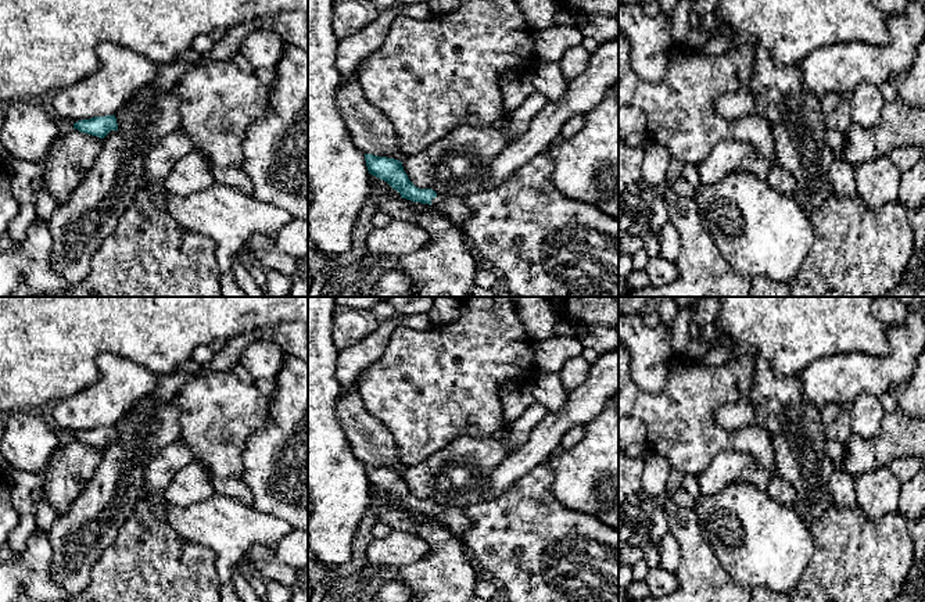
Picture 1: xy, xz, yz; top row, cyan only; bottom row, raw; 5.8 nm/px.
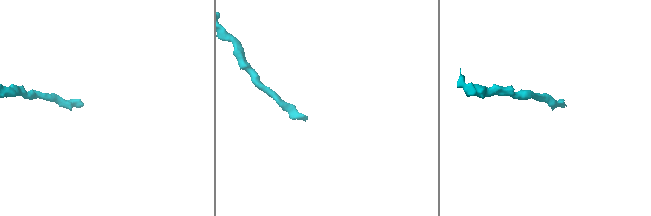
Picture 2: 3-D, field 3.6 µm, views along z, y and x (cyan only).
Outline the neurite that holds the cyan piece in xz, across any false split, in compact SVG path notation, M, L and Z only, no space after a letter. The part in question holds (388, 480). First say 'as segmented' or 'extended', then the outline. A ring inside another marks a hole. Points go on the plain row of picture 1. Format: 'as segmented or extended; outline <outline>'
extended; outline M365 465L366 477L370 485L387 492L402 509L413 513L429 515L444 524L455 537L463 538L469 527L469 517L465 509L437 505L431 499L419 499L408 488L402 473L394 469Z

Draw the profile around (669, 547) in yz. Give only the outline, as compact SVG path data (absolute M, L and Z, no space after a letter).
M667 533L657 545L659 549L659 567L668 573L675 573L681 562L681 547L673 533Z

